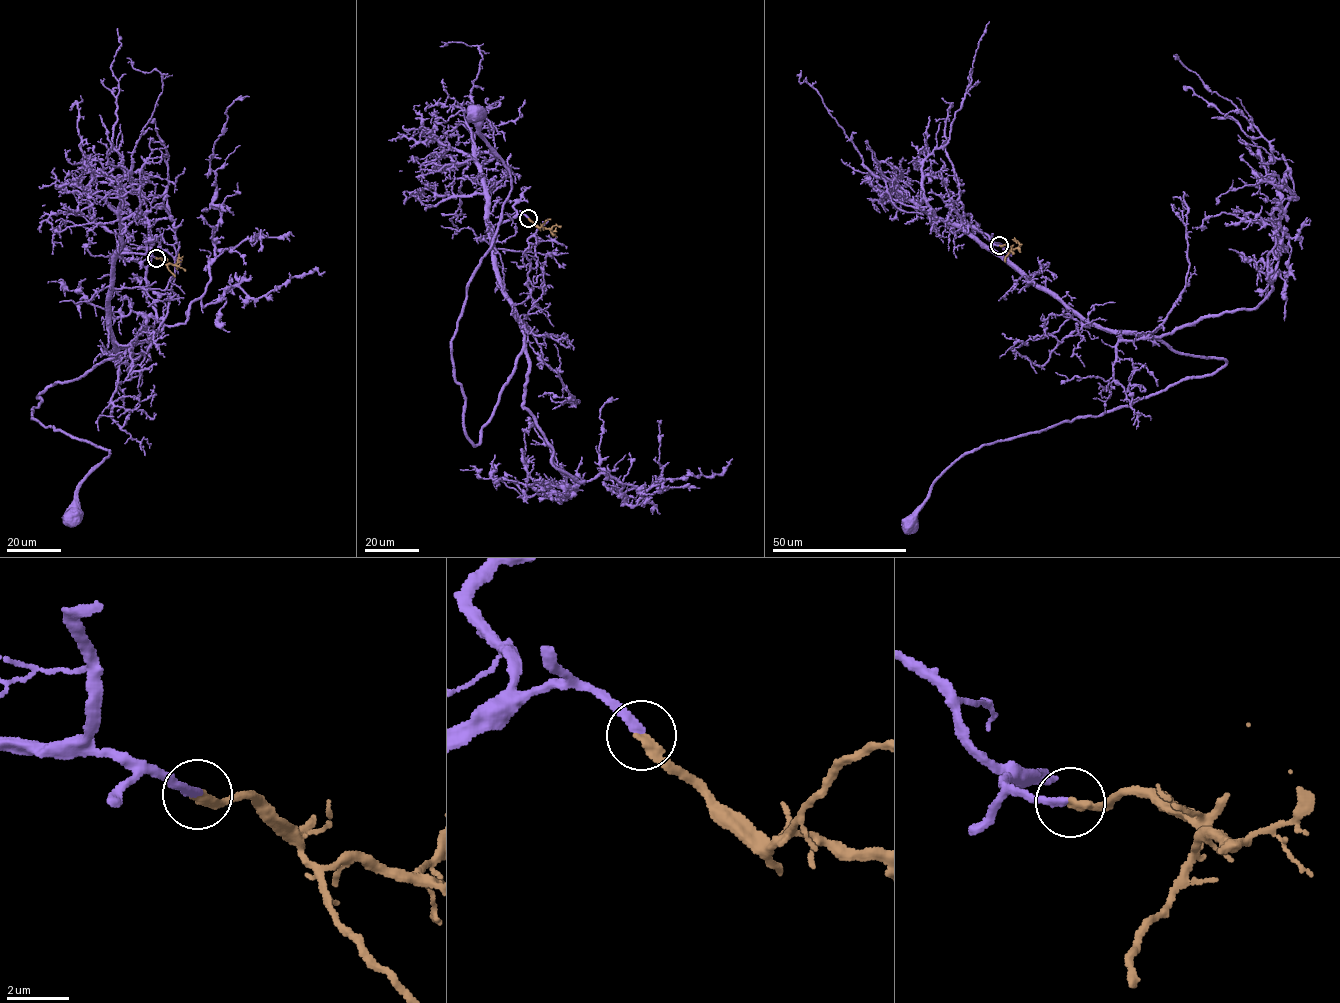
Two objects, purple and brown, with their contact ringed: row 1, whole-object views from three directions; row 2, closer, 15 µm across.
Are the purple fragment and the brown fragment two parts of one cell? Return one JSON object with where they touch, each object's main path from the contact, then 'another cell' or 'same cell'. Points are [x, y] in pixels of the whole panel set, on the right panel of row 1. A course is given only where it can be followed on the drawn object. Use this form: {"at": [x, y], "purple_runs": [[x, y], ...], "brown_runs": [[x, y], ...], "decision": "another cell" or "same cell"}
{"at": [999, 245], "purple_runs": [[999, 246], [993, 244], [1090, 321], [1225, 363], [1098, 416], [963, 453], [909, 521]], "brown_runs": [[999, 246], [1006, 244], [1010, 249], [1019, 246], [1012, 239]], "decision": "same cell"}

